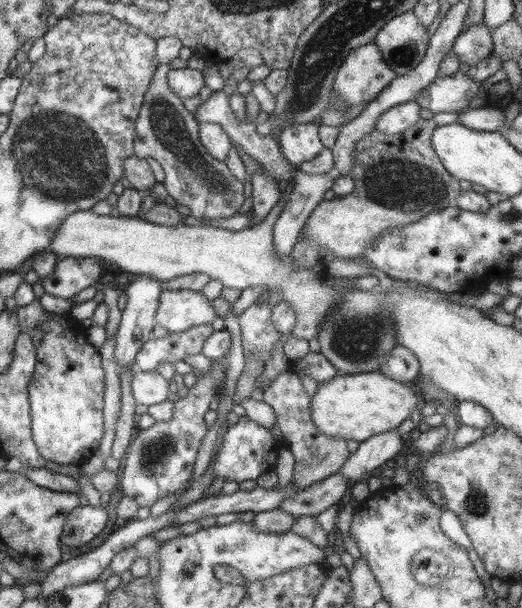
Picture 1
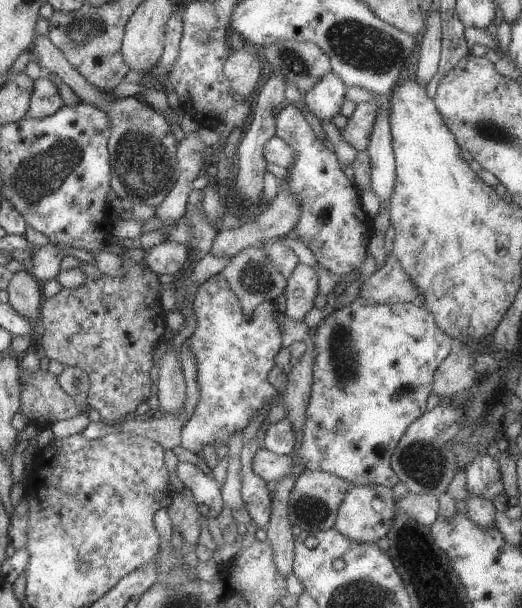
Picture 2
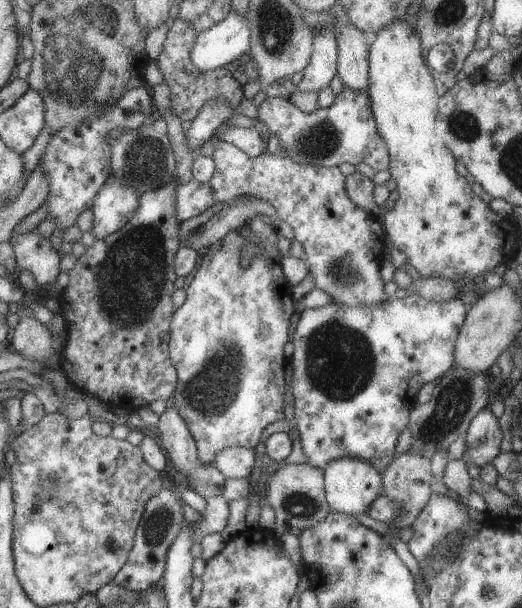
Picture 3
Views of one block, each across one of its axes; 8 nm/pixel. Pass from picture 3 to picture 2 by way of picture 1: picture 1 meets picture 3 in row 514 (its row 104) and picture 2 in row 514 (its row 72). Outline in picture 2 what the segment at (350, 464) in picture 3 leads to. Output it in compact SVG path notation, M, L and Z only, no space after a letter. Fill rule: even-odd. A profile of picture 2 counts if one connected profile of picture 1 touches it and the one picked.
M351 485L339 501L336 510L336 521L333 526L341 535L346 536L349 540L359 541L360 543L375 543L379 538L386 536L391 526L394 509L393 491L389 487L385 488L381 485ZM380 495L385 506L382 512L375 512L371 508L371 499Z

